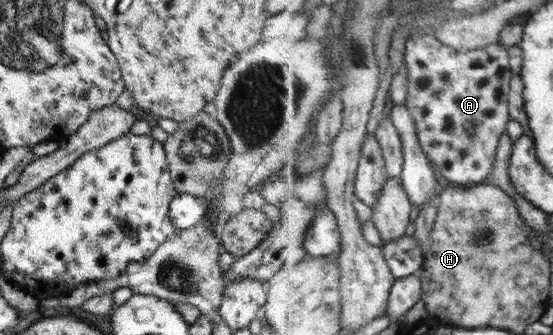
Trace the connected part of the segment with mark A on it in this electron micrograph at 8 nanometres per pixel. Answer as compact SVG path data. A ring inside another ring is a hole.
M436 36L412 38L406 41L405 47L404 62L408 66L406 76L409 76L406 106L416 121L417 135L424 152L447 181L461 184L486 183L490 170L495 167L500 139L508 130L511 119L509 98L514 75L508 48L498 42L484 48L456 51L437 40Z

